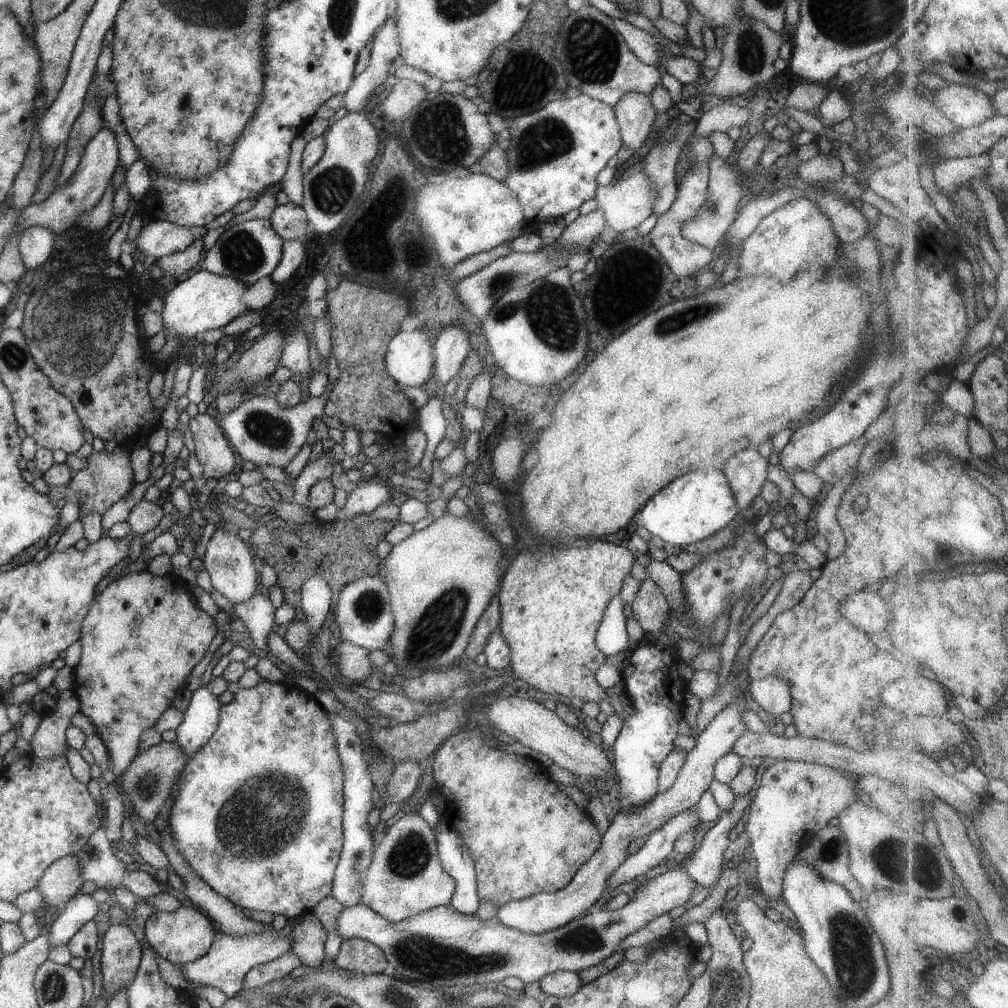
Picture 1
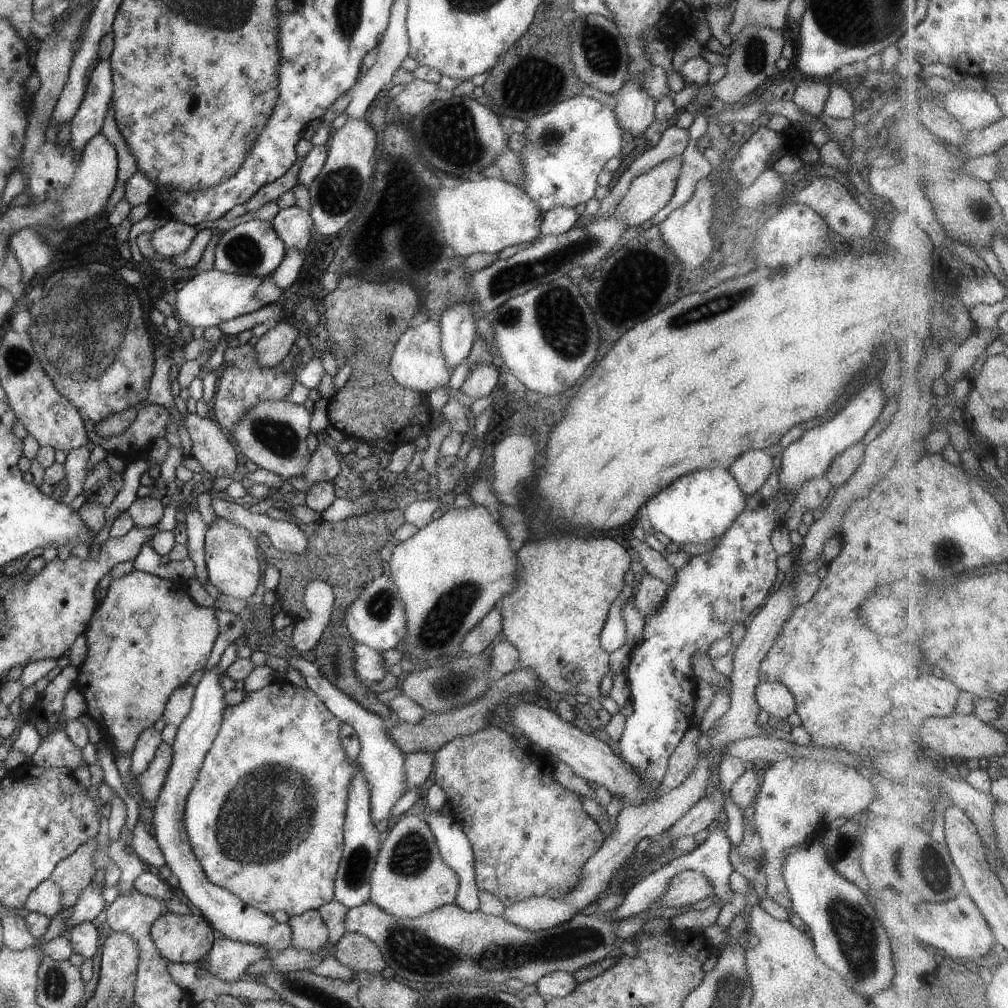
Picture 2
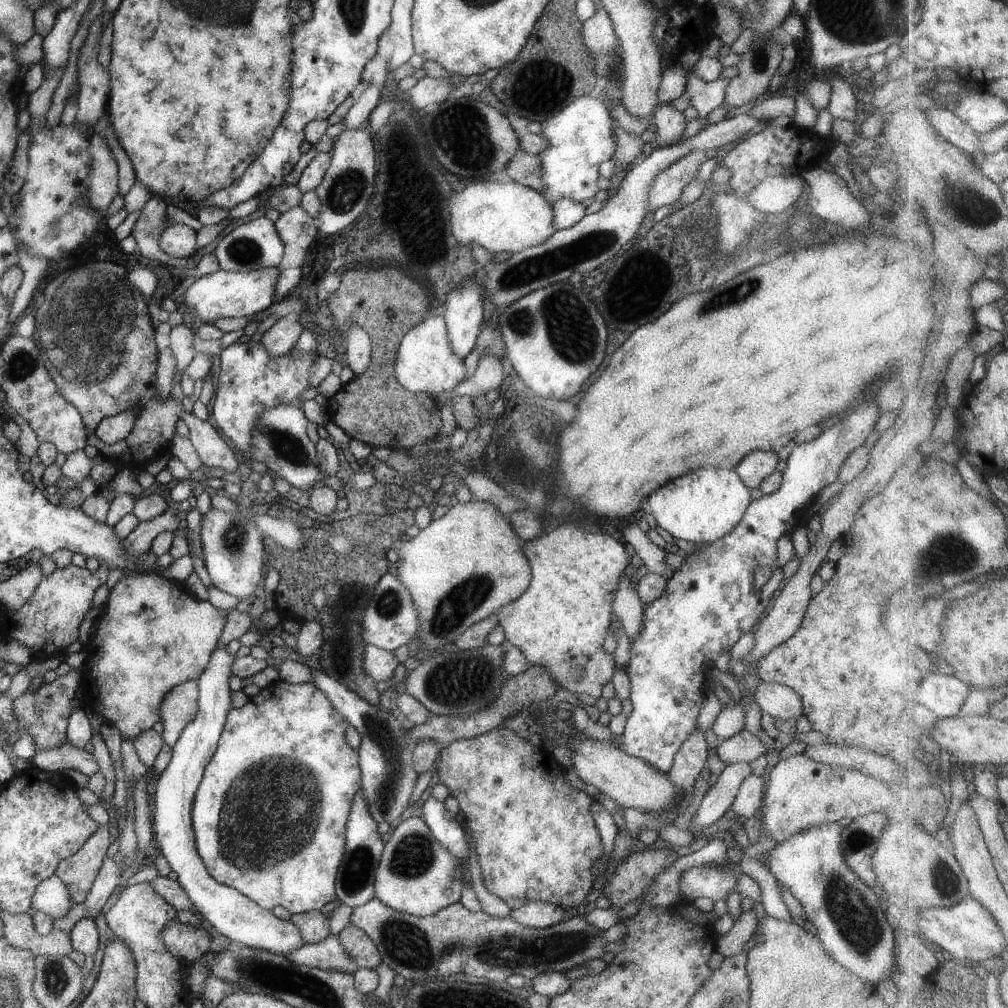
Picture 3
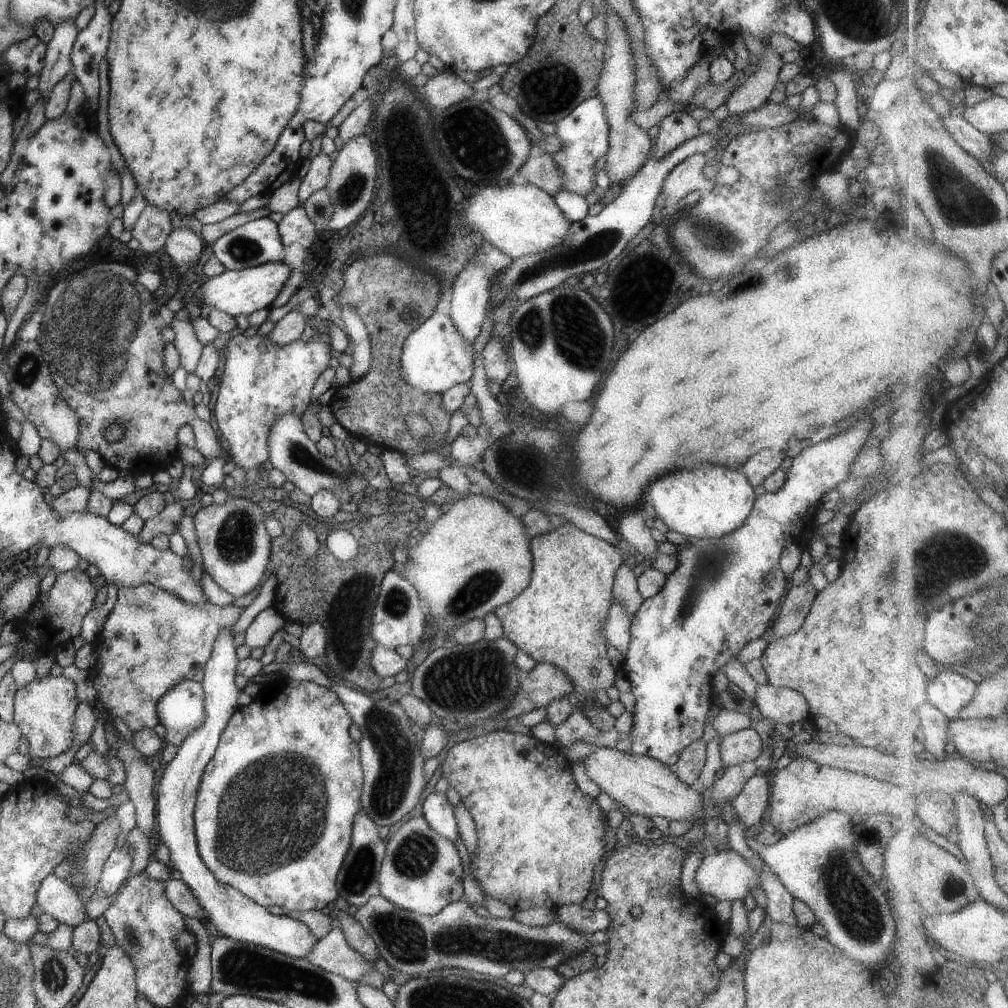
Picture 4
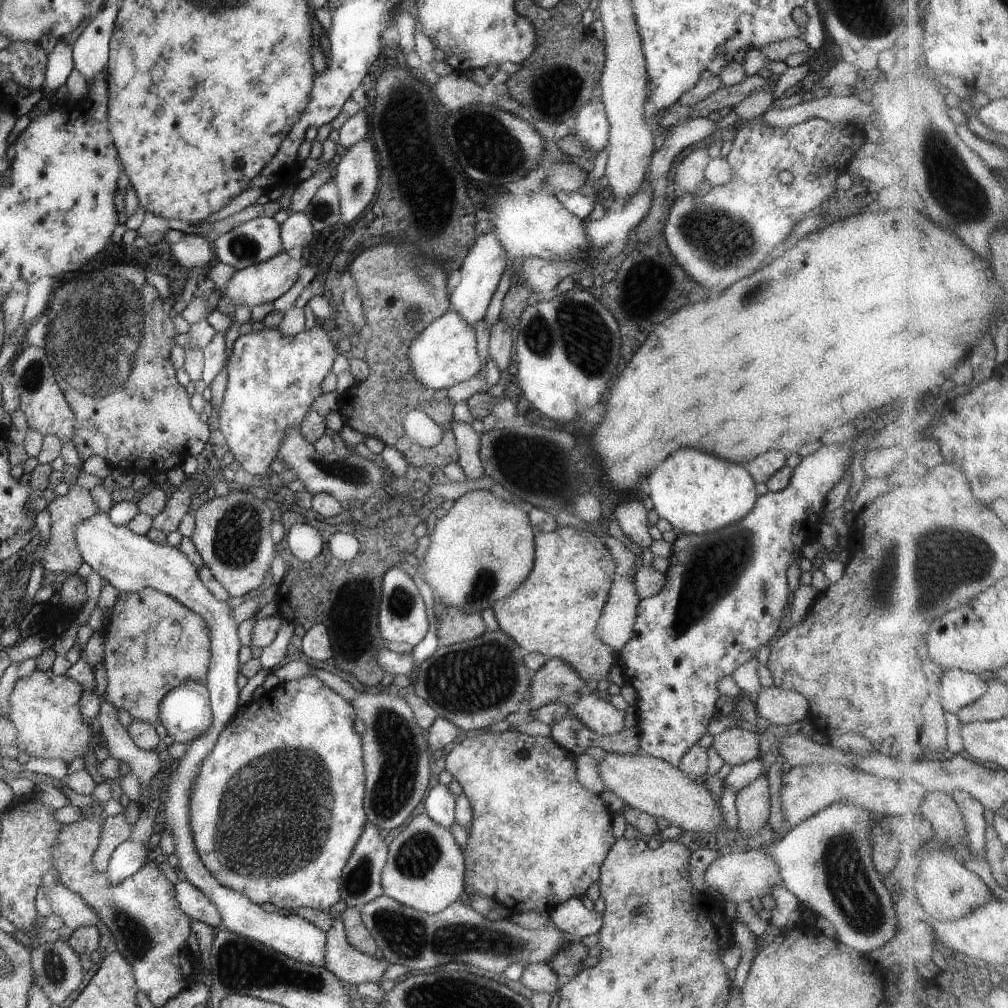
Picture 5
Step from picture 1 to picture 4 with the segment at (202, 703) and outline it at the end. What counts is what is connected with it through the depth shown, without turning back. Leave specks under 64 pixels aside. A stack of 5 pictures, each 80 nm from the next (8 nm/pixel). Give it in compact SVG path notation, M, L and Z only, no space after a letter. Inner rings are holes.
M229 627L219 629L215 635L212 649L204 664L204 673L200 680L204 694L204 721L199 728L190 732L184 742L177 746L178 751L167 763L167 767L159 780L157 788L157 804L155 805L155 831L169 848L169 868L177 870L180 879L186 884L190 893L203 908L210 927L233 940L254 944L269 950L296 958L305 959L313 945L319 940L300 920L285 915L272 915L256 902L248 899L235 888L220 883L203 864L196 847L194 820L192 817L197 787L205 764L213 756L221 731L235 712L237 696L242 689L236 687L234 678L237 674L236 644L234 634Z

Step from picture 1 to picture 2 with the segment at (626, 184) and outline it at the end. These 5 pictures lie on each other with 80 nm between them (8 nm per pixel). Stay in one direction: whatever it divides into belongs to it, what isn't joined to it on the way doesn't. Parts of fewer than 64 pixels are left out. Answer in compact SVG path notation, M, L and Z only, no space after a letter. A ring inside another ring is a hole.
M682 158L665 159L630 181L628 191L615 206L614 215L628 227L640 225L663 208L674 193Z

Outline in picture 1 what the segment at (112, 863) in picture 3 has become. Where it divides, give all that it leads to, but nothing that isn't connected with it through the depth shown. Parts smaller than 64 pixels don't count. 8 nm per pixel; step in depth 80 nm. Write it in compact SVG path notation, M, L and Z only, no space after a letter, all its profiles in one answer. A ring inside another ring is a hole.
M75 893L65 904L60 914L50 920L48 950L53 945L66 943L82 924L91 921L97 912L97 904L90 894Z

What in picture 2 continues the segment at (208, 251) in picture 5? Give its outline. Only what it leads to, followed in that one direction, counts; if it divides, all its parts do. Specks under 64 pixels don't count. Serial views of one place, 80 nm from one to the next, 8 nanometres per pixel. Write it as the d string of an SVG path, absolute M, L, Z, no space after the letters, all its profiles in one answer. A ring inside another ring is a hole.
M167 218L166 224L151 233L150 245L164 259L185 252L197 230L193 226Z

